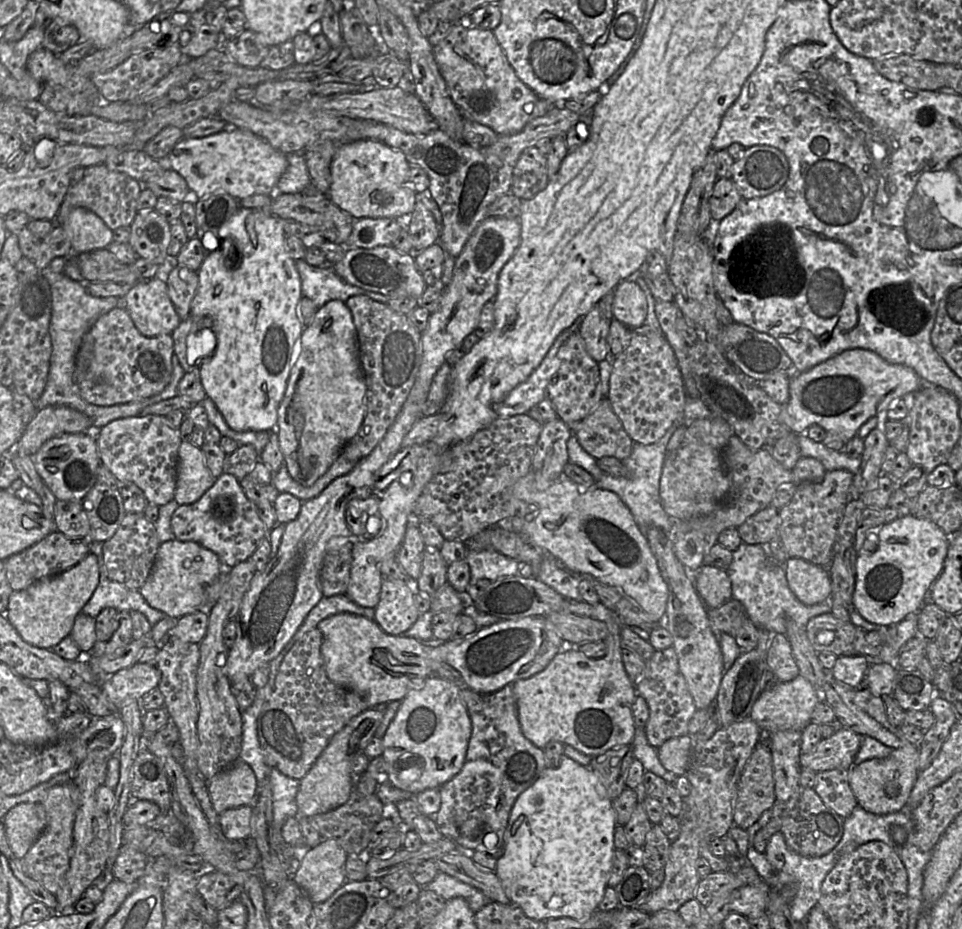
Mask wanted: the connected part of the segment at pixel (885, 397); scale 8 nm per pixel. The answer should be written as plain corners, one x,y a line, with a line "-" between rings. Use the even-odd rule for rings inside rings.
845,350
804,372
792,371
785,423
799,435
812,425
834,432
847,443
874,416
882,416
898,399
912,395
922,386
917,373
903,365
891,364
873,351

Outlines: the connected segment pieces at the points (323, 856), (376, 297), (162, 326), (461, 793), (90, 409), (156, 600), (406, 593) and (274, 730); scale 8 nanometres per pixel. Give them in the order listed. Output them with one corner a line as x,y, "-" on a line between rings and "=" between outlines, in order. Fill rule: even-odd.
322,840
302,854
300,866
292,880
313,904
322,903
346,882
346,859
346,852
336,840
=
304,259
295,260
301,280
302,296
309,298
316,308
331,300
346,302
355,295
365,295
376,302
387,304
390,298
376,292
364,290
344,281
336,274
332,265
315,267
=
164,275
138,282
130,288
124,298
127,312
140,333
146,337
172,334
181,322
168,295
168,286
=
512,684
490,694
478,693
463,686
461,697
471,719
472,733
463,767
452,779
438,788
440,809
435,814
434,821
442,835
453,840
463,850
502,849
512,806
516,798
530,787
546,768
544,753
525,738
521,731
-
468,818
476,818
482,822
482,833
478,837
460,834
460,826
=
43,262
40,265
42,265
42,274
50,283
53,299
52,315
49,325
49,332
52,341
52,353
44,391
37,401
33,401
37,410
54,405
73,408
88,416
92,422
94,431
98,431
100,428
114,420
138,416
145,407
179,395
178,385
186,372
181,366
179,359
174,354
172,360
173,371
171,380
160,393
140,401
113,406
97,406
85,401
80,395
78,386
73,381
76,354
83,335
101,315
108,313
110,310
118,306
119,298
114,296
92,296
87,291
86,285
72,280
64,273
54,273
47,267
47,262
=
166,541
160,544
151,573
139,591
151,607
163,612
165,617
178,619
205,609
205,588
223,569
218,556
196,542
=
384,578
380,600
374,608
375,622
389,635
403,635
416,622
420,613
415,596
406,582
=
317,628
295,642
283,658
273,692
257,718
257,735
265,763
297,780
309,772
331,738
369,708
358,694
328,678
321,655
322,642
322,633

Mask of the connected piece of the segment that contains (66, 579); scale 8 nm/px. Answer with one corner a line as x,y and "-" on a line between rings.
89,553
75,566
55,575
44,577
21,591
12,591
6,618
27,643
39,648
53,648
70,635
76,616
93,595
99,583
97,557

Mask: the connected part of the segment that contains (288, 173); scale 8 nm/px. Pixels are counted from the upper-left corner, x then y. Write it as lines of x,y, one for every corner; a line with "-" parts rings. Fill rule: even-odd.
303,153
286,154
288,166
279,178
276,192
281,194
303,193
311,186
311,178

